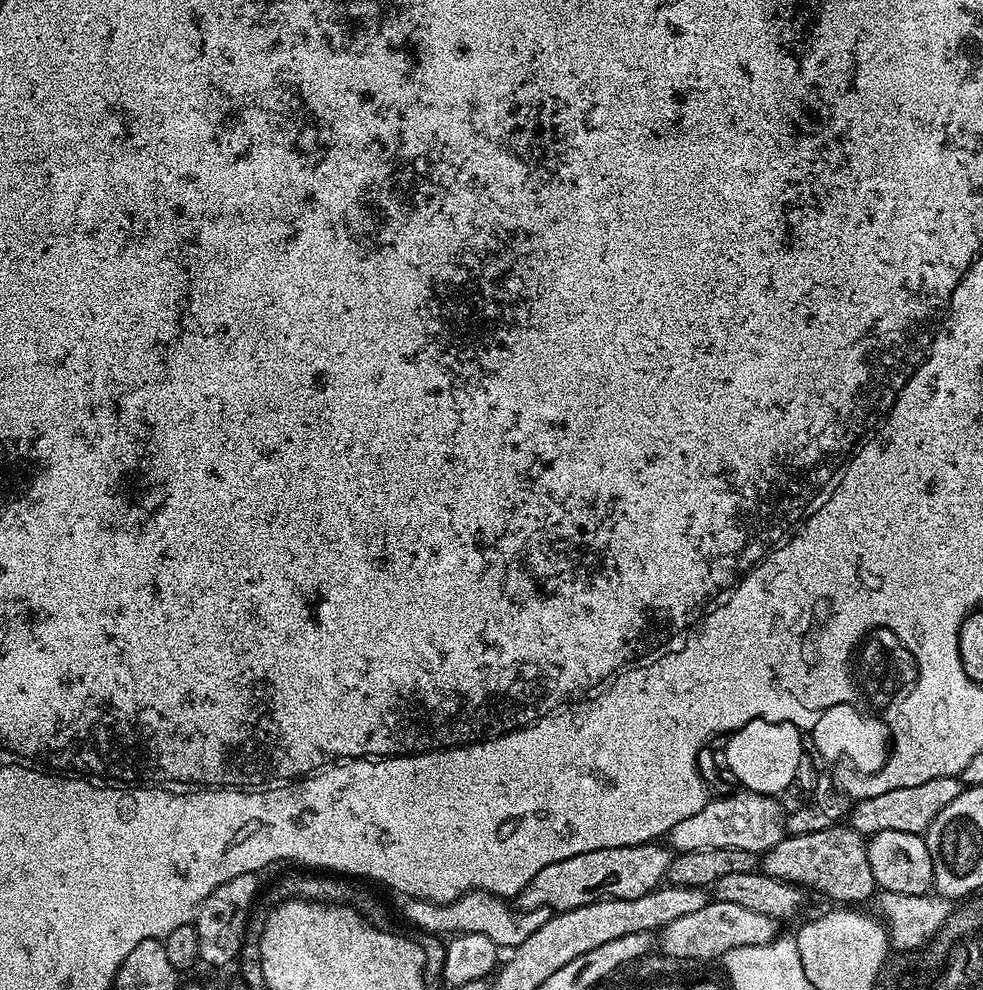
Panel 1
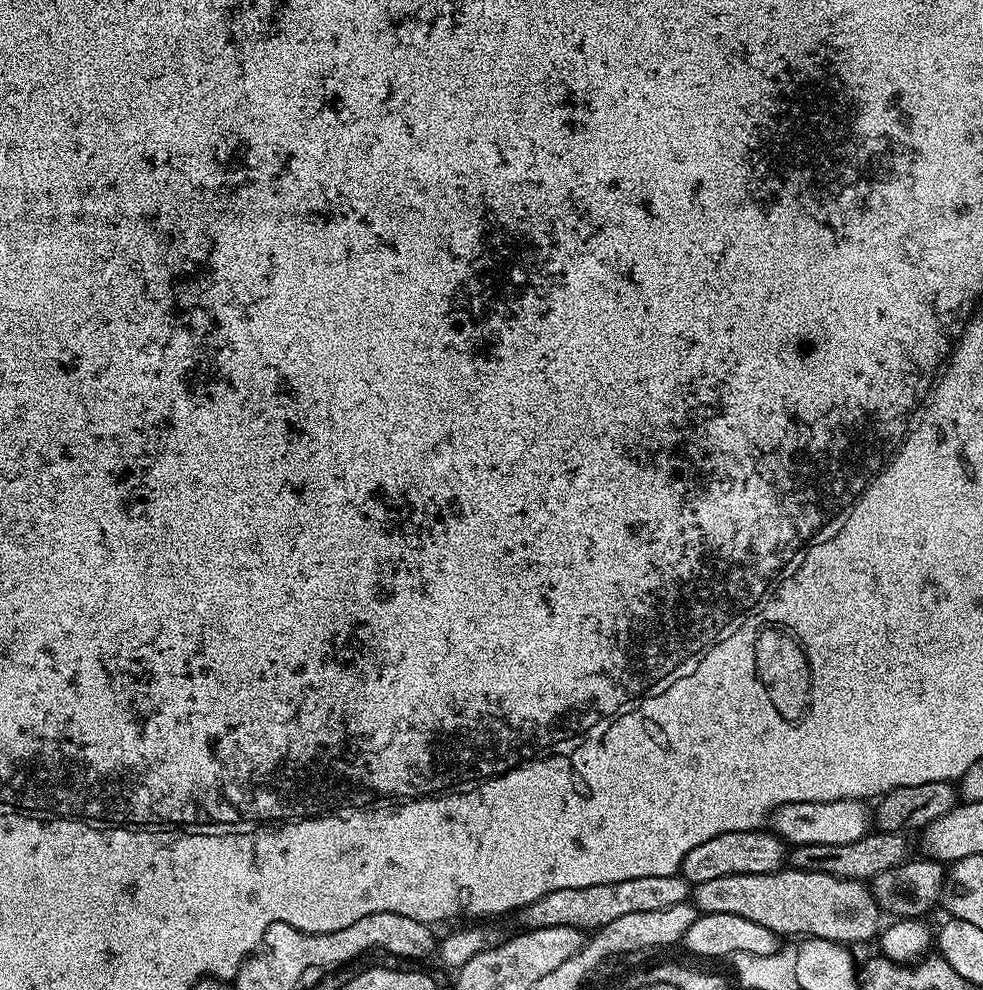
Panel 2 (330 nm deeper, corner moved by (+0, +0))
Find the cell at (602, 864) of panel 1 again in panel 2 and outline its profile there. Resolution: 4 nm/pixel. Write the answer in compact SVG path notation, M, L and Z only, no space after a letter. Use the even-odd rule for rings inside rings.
M768 830L754 832L731 832L718 834L699 846L694 846L690 854L680 863L679 875L695 886L711 882L713 878L727 878L729 874L770 874L779 872L786 864L786 845L779 836Z

